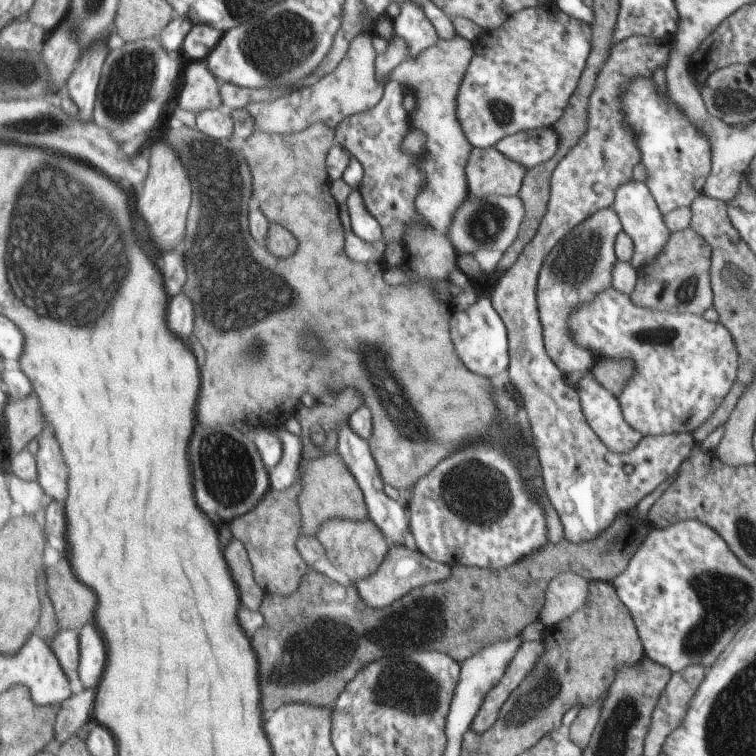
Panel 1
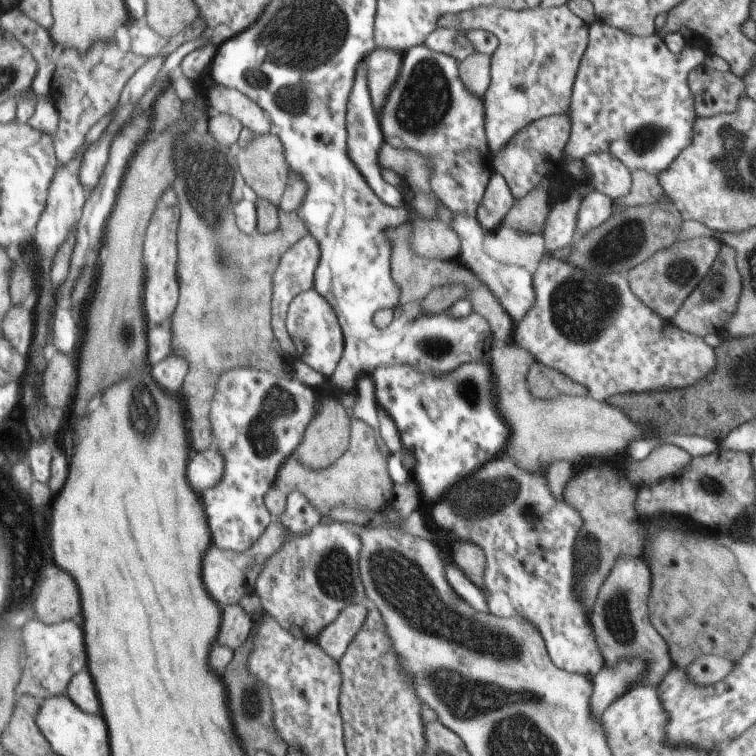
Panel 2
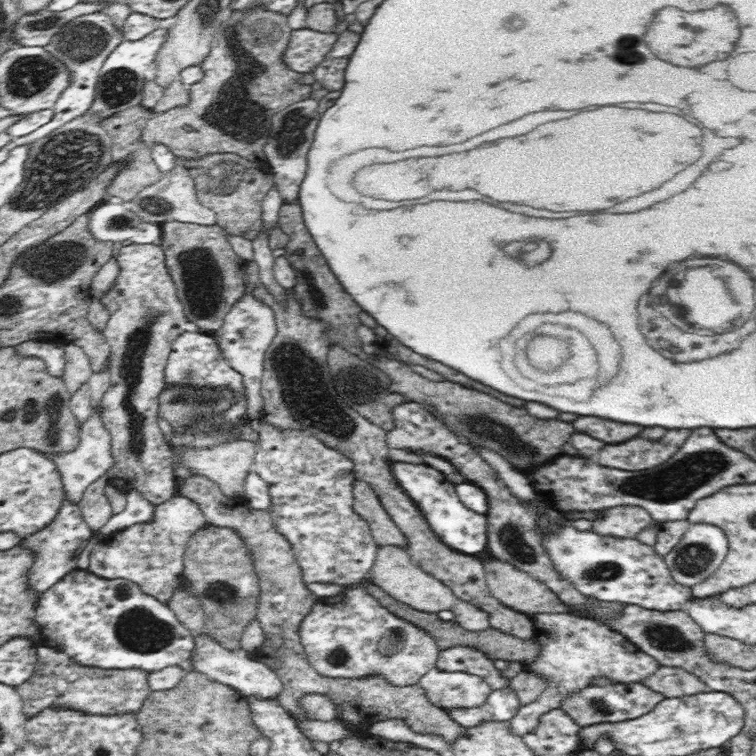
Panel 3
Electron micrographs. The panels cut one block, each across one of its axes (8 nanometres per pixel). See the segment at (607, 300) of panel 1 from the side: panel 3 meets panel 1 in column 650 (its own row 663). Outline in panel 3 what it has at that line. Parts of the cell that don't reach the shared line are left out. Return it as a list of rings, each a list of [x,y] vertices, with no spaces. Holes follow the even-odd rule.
[[[368,574],[356,586],[344,586],[338,596],[320,598],[302,618],[298,638],[308,662],[322,676],[362,678],[380,674],[394,686],[414,686],[424,674],[436,668],[440,648],[432,634],[384,608],[372,592],[368,592],[368,586],[374,584],[372,580],[372,574]]]

